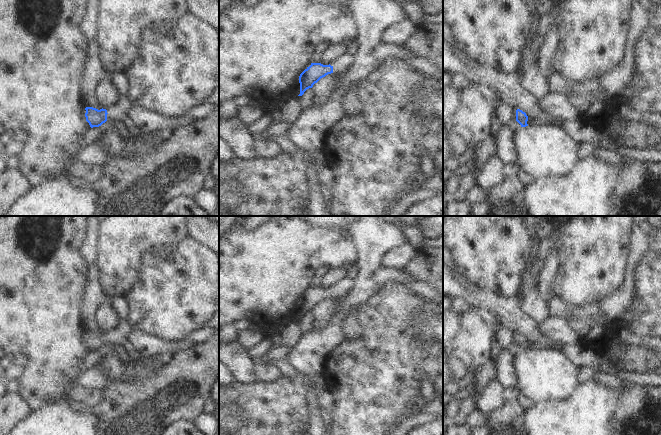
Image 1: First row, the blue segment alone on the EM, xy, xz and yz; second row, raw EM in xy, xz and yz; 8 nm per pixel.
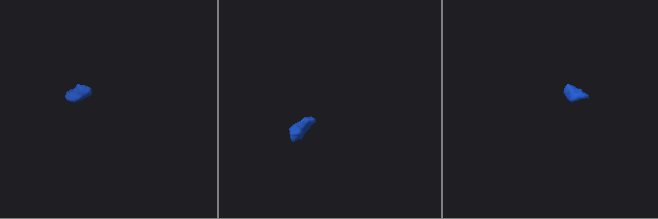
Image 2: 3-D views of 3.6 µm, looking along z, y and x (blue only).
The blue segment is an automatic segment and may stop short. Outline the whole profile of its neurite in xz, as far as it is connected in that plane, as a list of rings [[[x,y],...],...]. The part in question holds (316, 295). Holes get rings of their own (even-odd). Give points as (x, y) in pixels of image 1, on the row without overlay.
[[[343,278],[329,289],[323,289],[321,287],[311,287],[299,300],[300,307],[300,318],[302,320],[304,316],[312,312],[315,307],[317,307],[321,302],[328,298],[343,298],[349,295],[349,293],[354,289],[357,279],[350,280]]]

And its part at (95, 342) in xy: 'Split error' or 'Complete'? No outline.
Split error

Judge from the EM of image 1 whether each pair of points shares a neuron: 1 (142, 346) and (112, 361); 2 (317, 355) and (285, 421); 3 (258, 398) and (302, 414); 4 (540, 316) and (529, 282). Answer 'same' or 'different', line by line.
1: different
2: different
3: same
4: same

